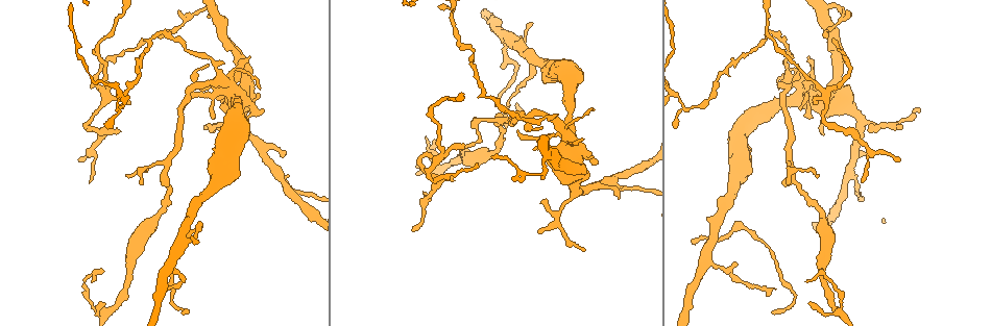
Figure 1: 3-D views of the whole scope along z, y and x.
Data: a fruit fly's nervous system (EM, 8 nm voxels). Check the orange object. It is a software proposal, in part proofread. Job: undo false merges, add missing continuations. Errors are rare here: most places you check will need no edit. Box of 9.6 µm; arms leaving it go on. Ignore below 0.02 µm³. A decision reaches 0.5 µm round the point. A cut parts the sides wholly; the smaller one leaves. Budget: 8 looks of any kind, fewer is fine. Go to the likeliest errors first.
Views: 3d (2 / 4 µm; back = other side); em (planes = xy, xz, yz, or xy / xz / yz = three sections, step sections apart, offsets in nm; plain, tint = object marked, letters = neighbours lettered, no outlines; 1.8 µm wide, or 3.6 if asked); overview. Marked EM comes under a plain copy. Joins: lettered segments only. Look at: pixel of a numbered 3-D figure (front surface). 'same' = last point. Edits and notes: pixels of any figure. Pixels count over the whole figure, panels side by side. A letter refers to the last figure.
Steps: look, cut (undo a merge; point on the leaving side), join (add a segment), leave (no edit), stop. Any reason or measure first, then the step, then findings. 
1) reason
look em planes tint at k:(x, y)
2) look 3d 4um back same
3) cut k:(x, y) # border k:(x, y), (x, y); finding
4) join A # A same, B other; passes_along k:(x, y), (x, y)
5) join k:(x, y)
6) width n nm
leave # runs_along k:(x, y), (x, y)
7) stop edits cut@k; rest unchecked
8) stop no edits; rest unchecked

three-way junction
look em xz step 4 tint at 1:(223, 76)

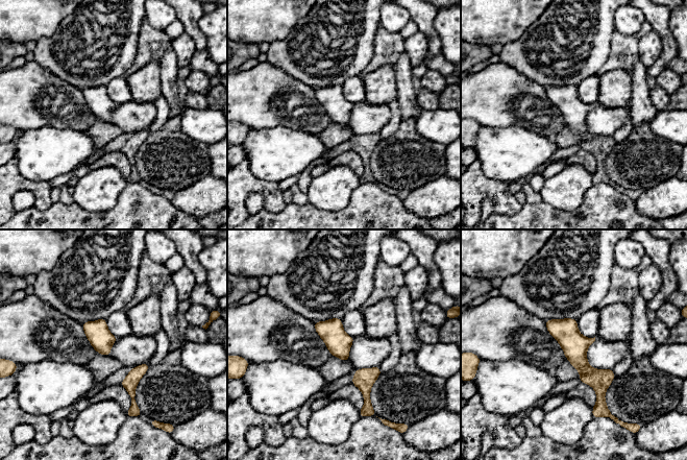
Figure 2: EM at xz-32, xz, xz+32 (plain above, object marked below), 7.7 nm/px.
another direction
look em planes letters same

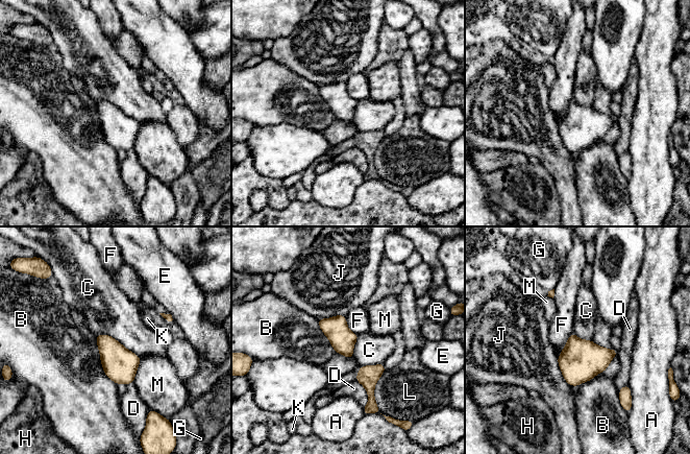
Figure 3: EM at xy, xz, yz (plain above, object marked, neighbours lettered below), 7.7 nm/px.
leave # A other, B other, C other, D other, E other, F other, G other, H other, J other, K other, L other, M other; all the same neuron

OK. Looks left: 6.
arms part here
look 3d 4um at 1:(518, 45)

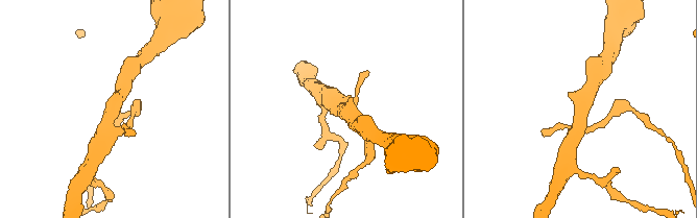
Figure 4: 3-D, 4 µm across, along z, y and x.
now the EM
look em planes letters at 4:(343, 105)

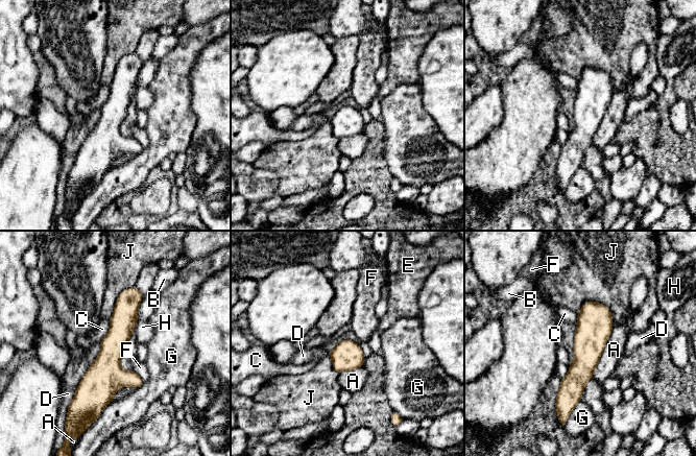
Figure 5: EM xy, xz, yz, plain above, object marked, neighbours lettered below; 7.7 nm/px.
leave # A other, B other, C other, D other, E other, F other, G other, H other, J other; runs_along 5:(134, 289), (98, 386), (98, 408); all the same neuron

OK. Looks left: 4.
sharp bend
look em planes tint at 1:(687, 108)

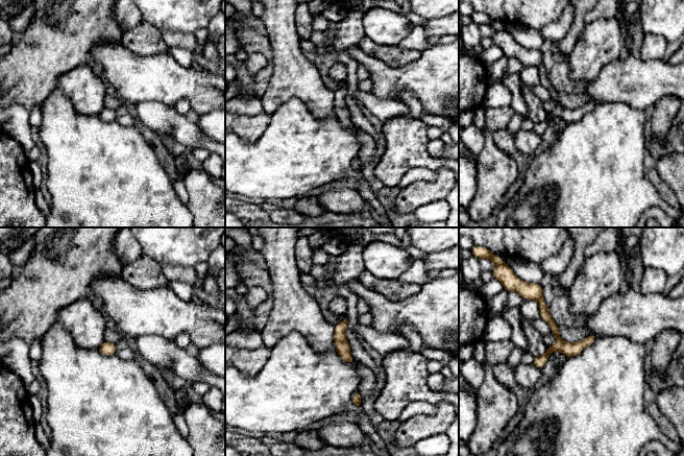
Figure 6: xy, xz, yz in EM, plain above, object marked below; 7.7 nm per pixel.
what lies round it
look em planes letters same

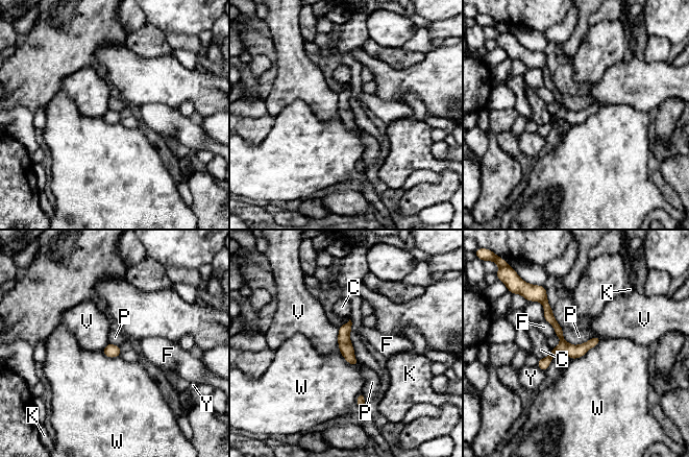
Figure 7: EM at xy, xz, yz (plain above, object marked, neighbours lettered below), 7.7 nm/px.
leave # C other, F other, K other, P other, V other, W other, Y other; runs_along 7:(540, 298), (569, 349), (596, 340); all the same neuron

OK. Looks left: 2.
calibre changes
look em 3.6um xy step 16 tint at 1:(569, 71)

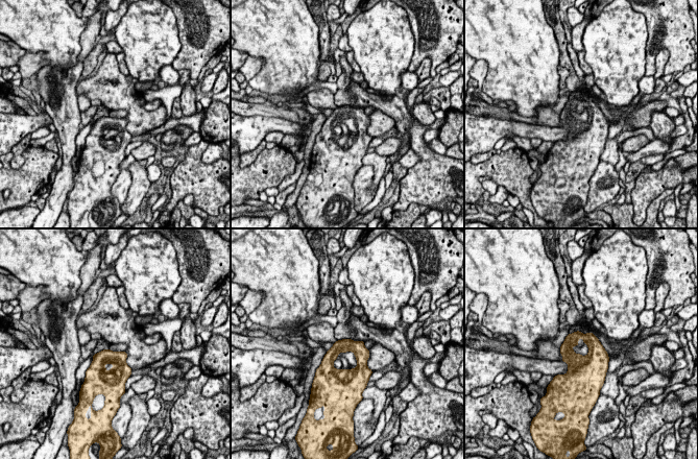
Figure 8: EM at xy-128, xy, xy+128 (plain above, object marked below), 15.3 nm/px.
another direction
look em 3.6um planes letters same

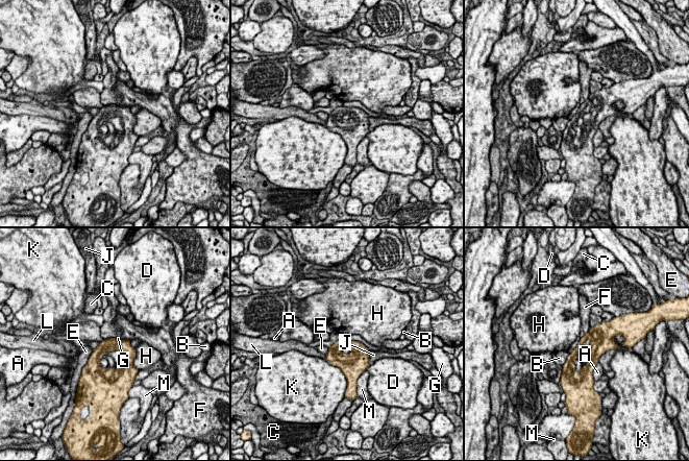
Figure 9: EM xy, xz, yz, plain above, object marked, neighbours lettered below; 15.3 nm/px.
width 170 nm; longest_contact K 480 nm
leave # A other, B other, C other, D other, E other, F other, G other, H other, J other, K other, L other, M other; continuous, no second neuron

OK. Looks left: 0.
stop no edits; rest unchecked

